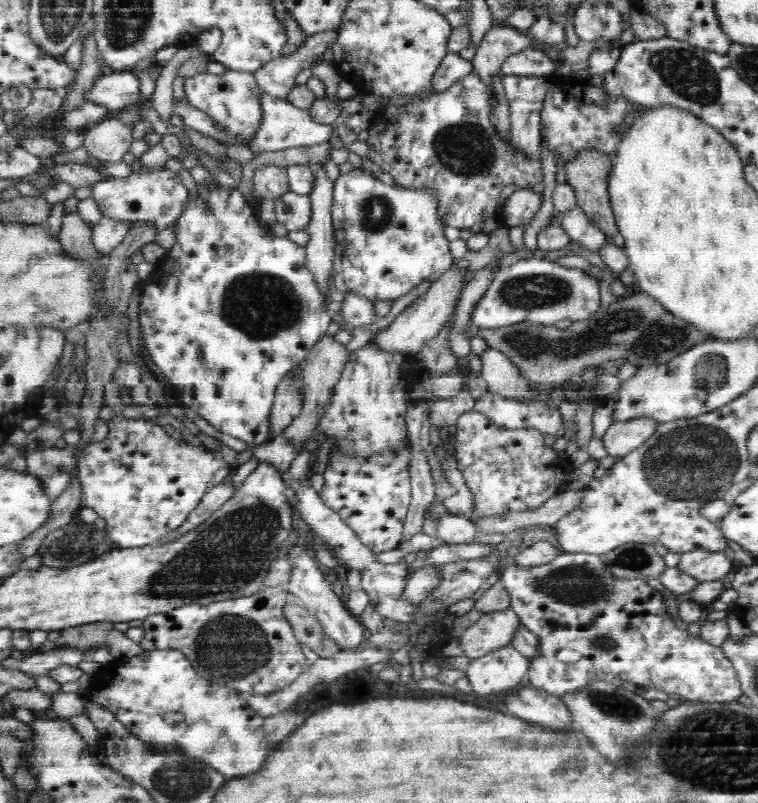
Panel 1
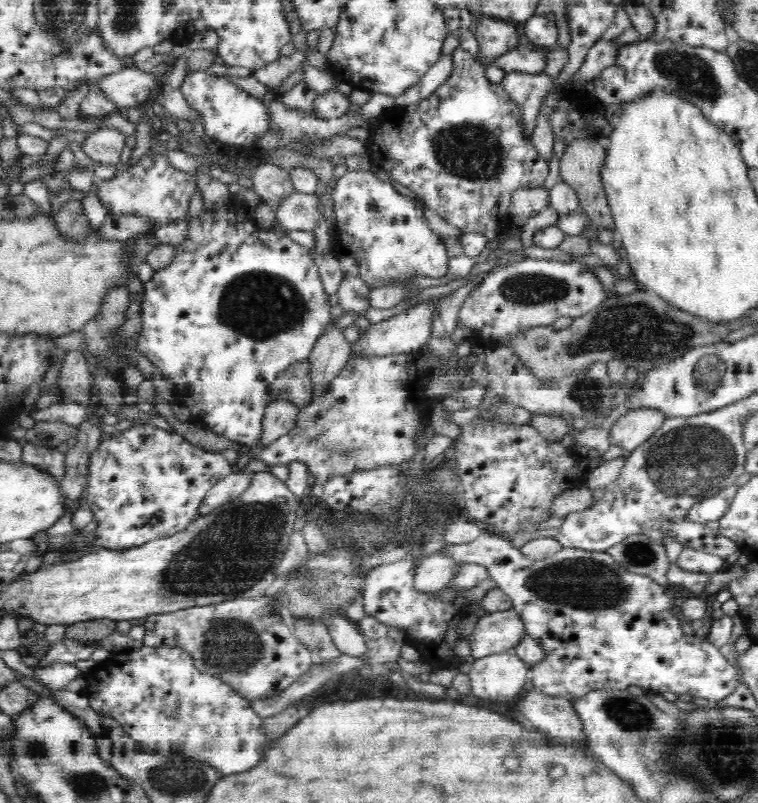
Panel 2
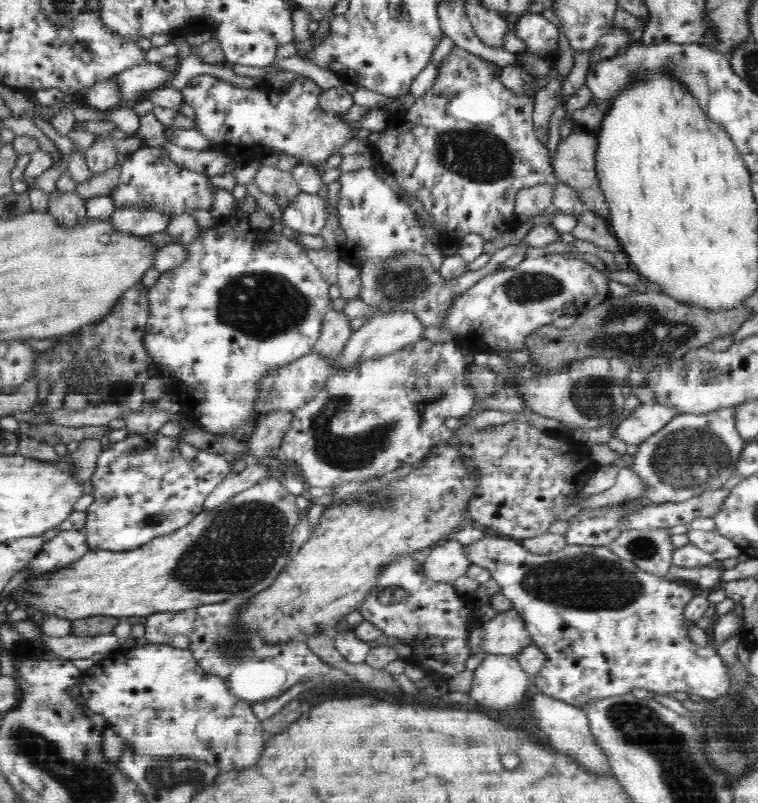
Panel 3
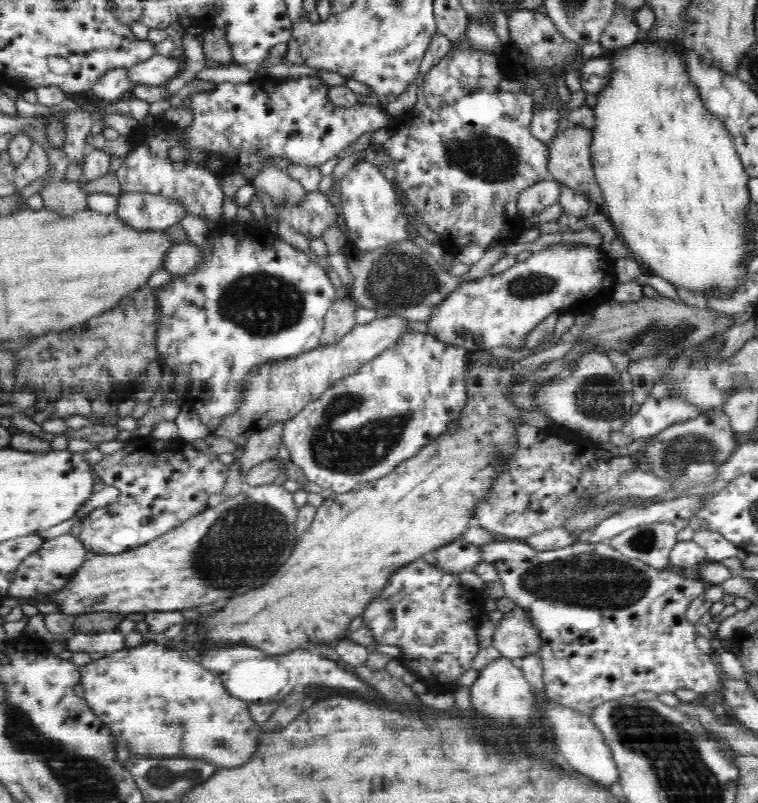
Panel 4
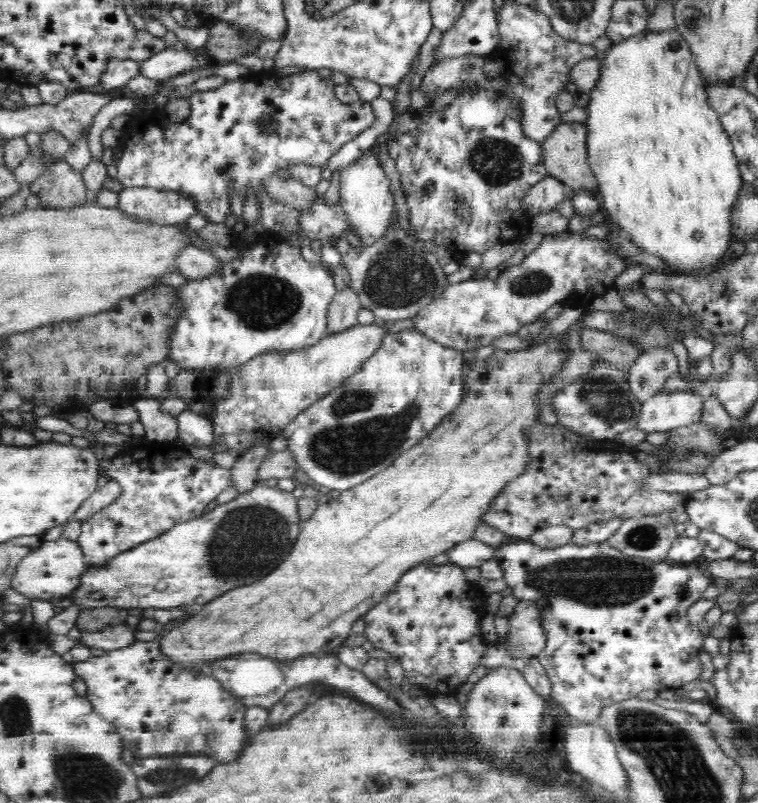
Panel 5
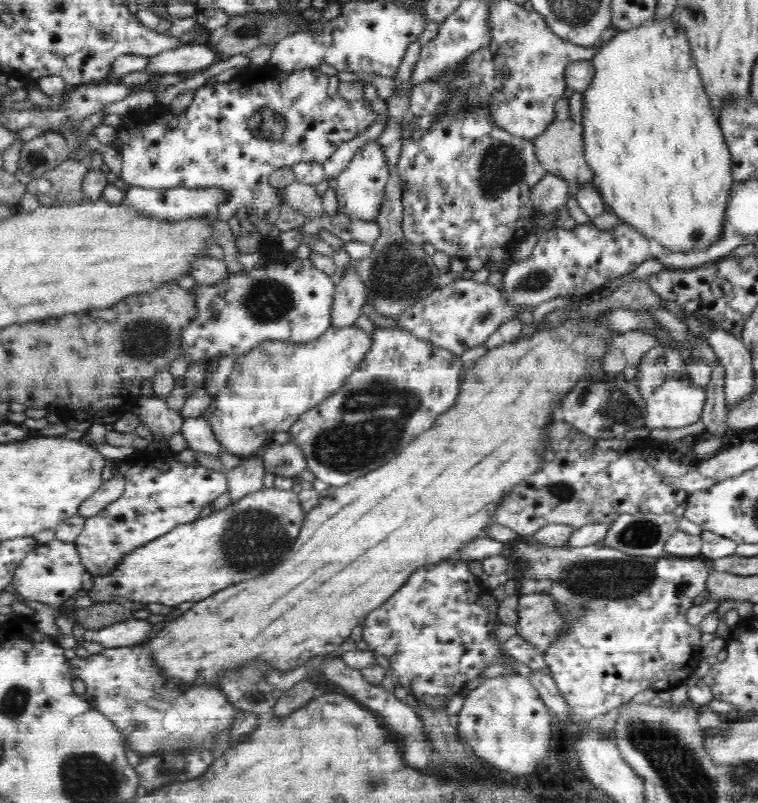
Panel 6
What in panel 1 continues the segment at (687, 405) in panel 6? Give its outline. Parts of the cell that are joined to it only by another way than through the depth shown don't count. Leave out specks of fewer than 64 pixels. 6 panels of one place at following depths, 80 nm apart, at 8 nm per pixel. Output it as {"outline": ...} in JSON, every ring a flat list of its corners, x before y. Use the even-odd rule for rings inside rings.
{"outline":[[646,419,612,423,601,438,602,445,610,458,618,460,642,446,656,427,656,423]]}

